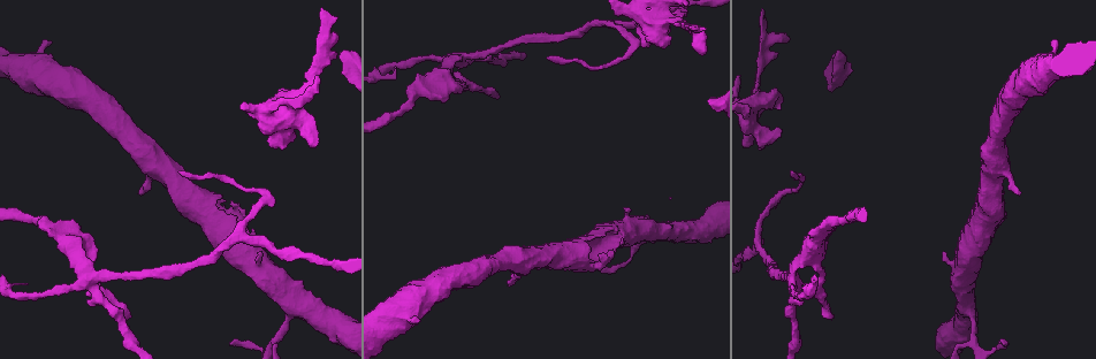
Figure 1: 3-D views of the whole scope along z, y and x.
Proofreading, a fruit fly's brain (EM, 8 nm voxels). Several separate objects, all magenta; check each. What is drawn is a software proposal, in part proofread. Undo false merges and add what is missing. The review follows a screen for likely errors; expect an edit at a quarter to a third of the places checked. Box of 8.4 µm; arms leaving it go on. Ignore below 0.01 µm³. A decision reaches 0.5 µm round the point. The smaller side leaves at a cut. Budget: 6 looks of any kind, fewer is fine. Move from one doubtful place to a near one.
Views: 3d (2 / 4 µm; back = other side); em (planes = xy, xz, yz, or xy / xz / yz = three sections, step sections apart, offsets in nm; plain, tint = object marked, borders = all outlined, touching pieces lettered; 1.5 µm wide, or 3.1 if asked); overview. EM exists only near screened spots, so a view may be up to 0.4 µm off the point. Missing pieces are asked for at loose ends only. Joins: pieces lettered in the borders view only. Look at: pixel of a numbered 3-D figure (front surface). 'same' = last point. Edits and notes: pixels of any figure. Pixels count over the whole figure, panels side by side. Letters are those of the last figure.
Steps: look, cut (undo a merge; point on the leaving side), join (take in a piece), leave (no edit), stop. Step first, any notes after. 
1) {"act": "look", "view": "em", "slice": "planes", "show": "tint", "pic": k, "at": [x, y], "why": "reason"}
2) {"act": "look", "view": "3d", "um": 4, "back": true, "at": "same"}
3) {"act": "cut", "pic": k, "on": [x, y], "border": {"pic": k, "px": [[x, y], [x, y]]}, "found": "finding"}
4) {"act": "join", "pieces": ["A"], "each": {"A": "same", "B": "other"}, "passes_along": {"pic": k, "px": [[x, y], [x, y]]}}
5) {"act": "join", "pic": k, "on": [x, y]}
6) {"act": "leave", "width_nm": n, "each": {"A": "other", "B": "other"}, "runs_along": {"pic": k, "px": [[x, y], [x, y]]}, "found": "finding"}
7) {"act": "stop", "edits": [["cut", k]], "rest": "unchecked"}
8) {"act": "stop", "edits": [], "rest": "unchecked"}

{"act": "look", "view": "em", "slice": "planes", "show": "tint", "pic": 1, "at": [975, 341], "why": "a fork"}

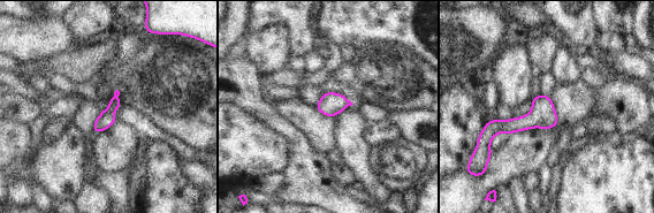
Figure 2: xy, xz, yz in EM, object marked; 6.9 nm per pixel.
{"act": "look", "view": "em", "slice": "planes", "show": "borders", "at": "same"}

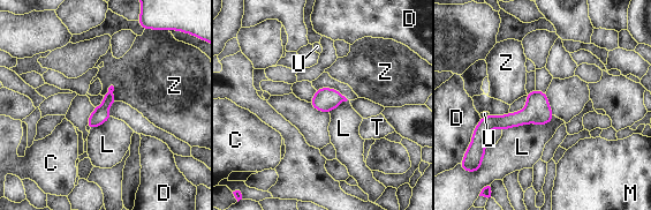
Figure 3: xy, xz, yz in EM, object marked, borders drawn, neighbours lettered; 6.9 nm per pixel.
{"act": "leave", "each": {"C": "other", "D": "other", "L": "other", "M": "other", "T": "other", "U": "other", "Z": "other"}, "border": {"pic": 3, "px": [[553, 114], [542, 125], [502, 130]]}, "found": "one neuron here"}

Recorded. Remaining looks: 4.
{"act": "look", "view": "em", "slice": "planes", "show": "borders", "pic": 1, "at": [804, 295], "why": "thick turns thin"}

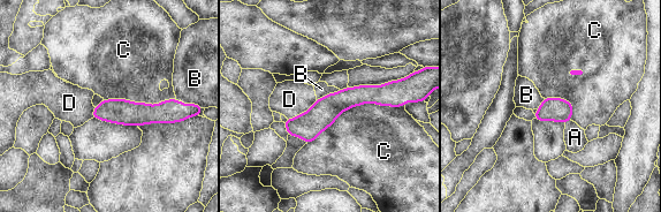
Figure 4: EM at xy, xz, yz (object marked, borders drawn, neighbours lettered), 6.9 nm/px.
{"act": "leave", "width_nm": 160, "each": {"A": "other", "B": "other", "C": "other", "D": "other"}, "runs_along": {"pic": 4, "px": [[399, 103], [348, 97], [288, 125]]}, "found": "one neuron here"}

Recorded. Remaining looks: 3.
{"act": "look", "view": "em", "slice": "xz", "step": 4, "show": "borders", "pic": 1, "at": [665, 46], "why": "stops while still wide"}

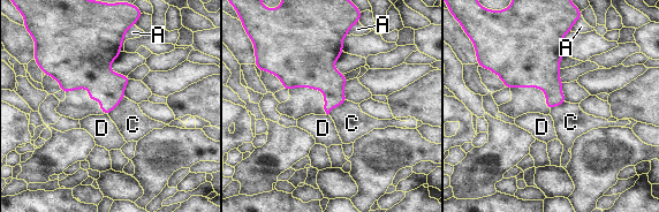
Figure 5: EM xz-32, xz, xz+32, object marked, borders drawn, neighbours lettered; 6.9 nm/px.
{"act": "leave", "each": {"A": "other", "C": "other", "D": "other"}, "border": {"pic": 5, "px": [[347, 100], [336, 105], [327, 114]]}, "found": "none of them fits"}

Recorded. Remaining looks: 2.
{"act": "stop", "edits": [], "rest": "unchecked"}

